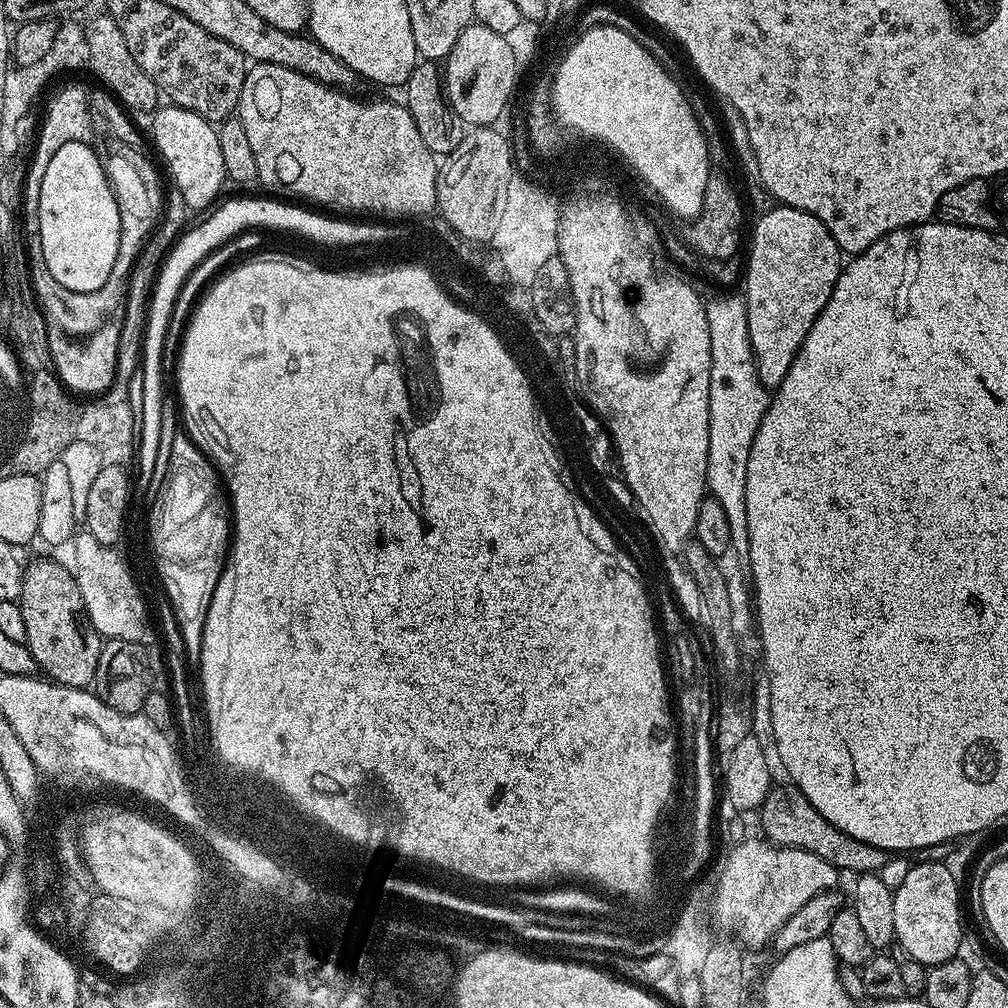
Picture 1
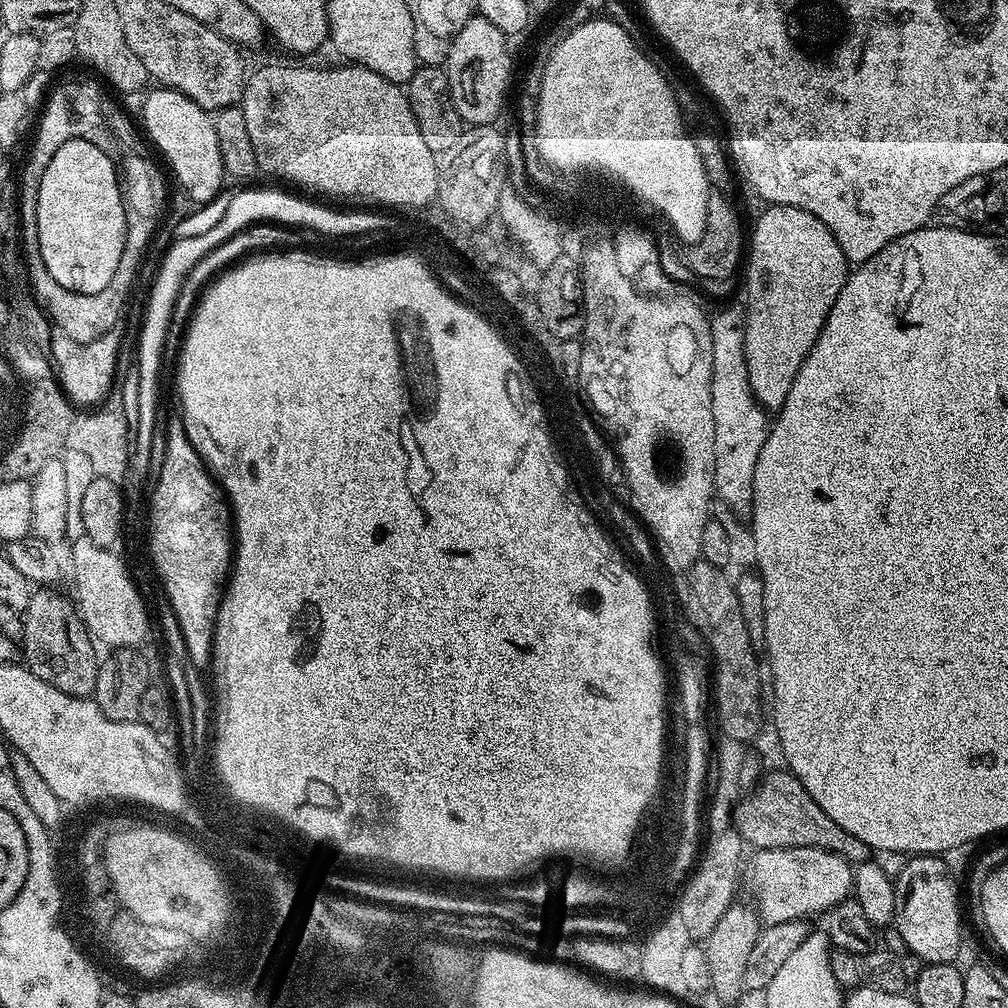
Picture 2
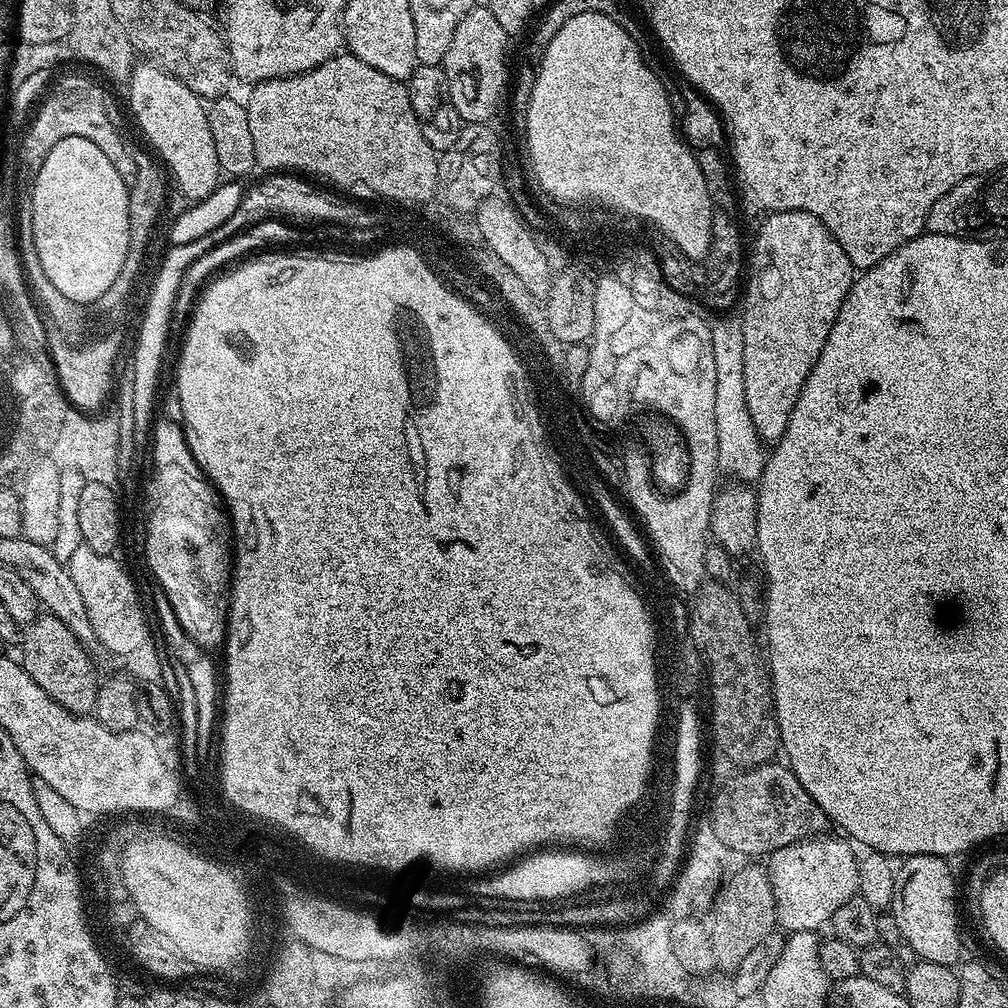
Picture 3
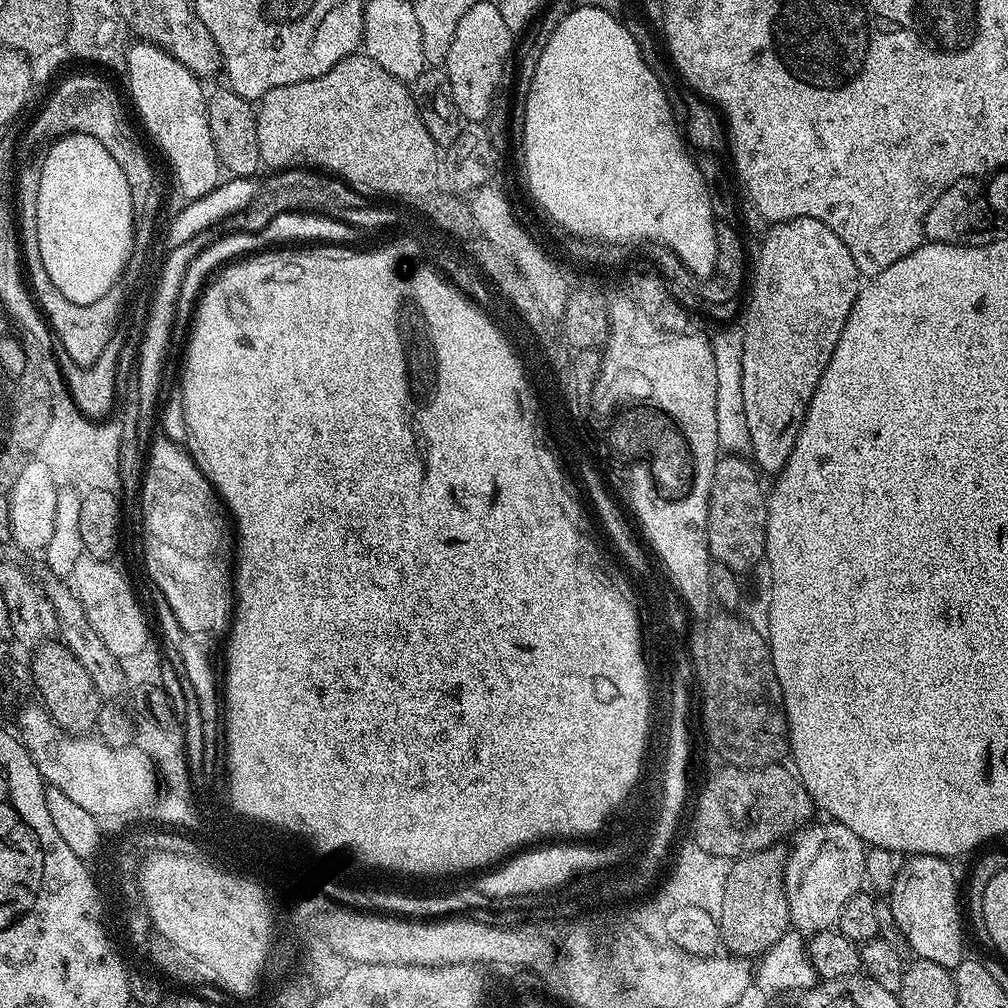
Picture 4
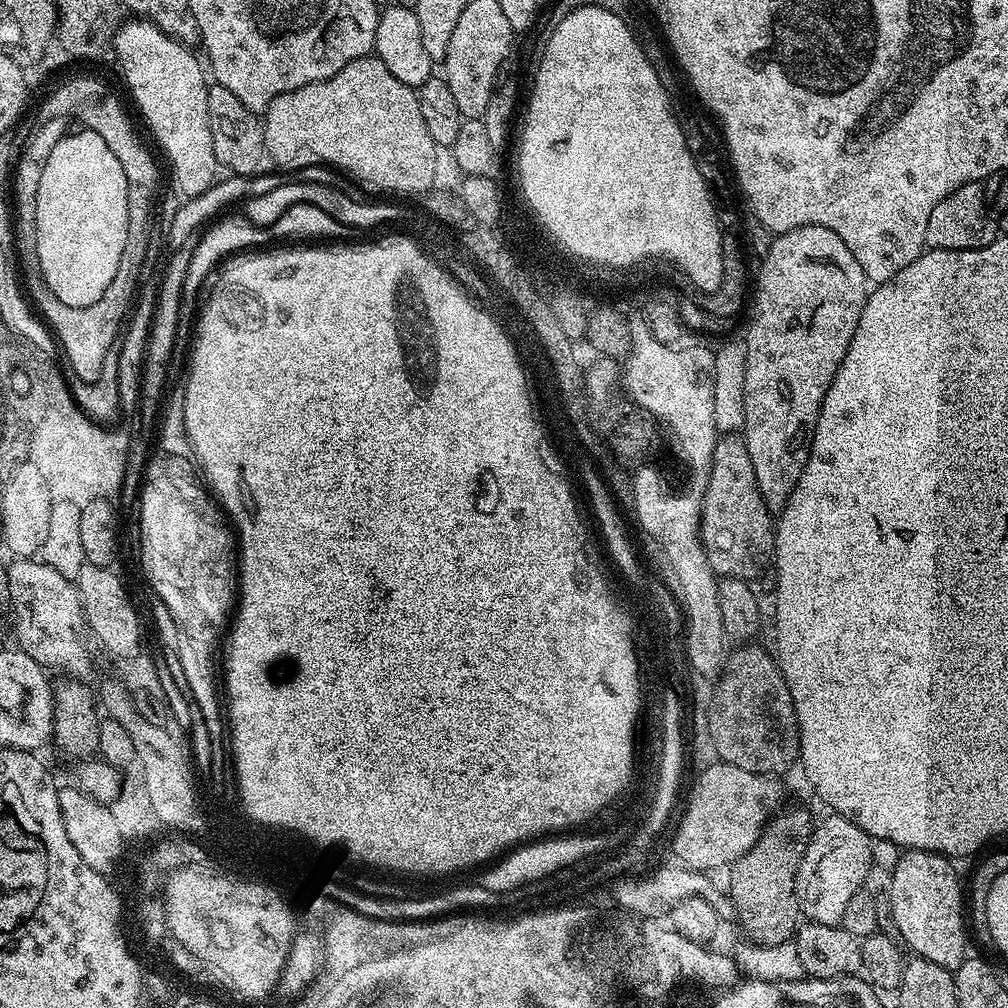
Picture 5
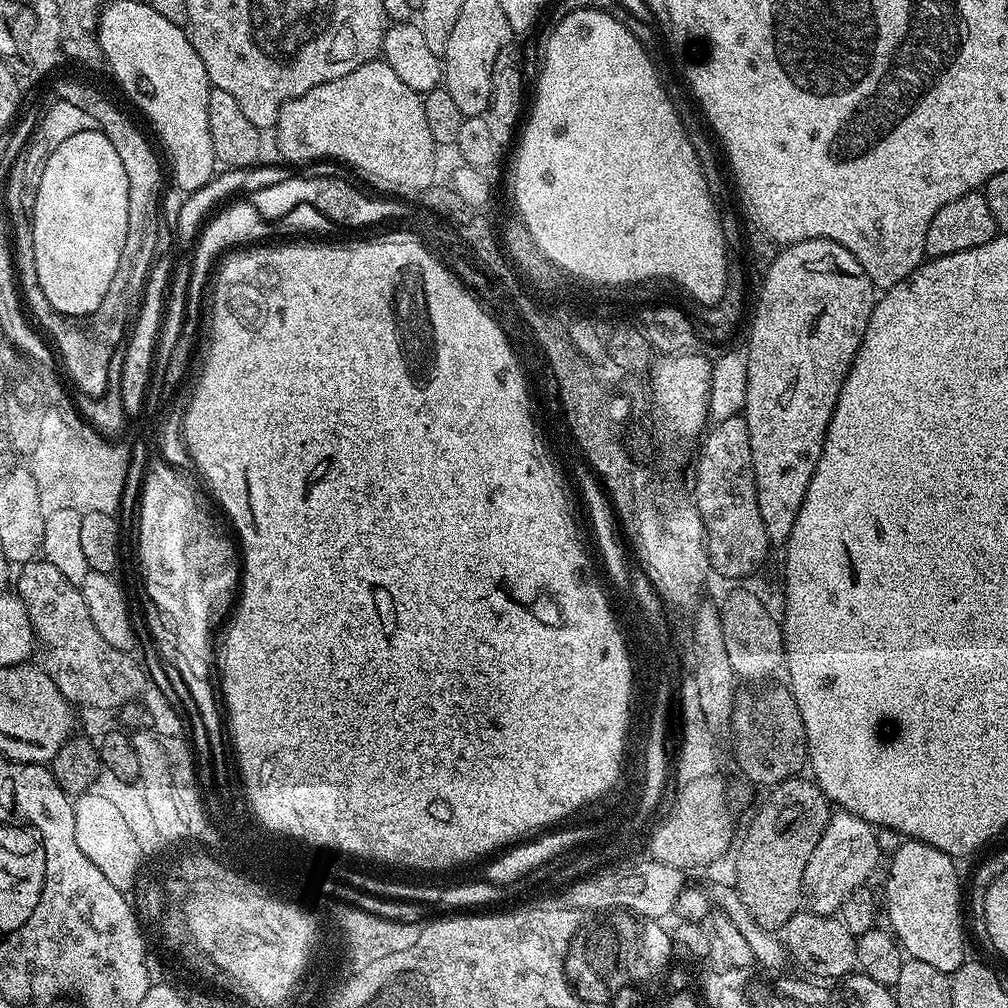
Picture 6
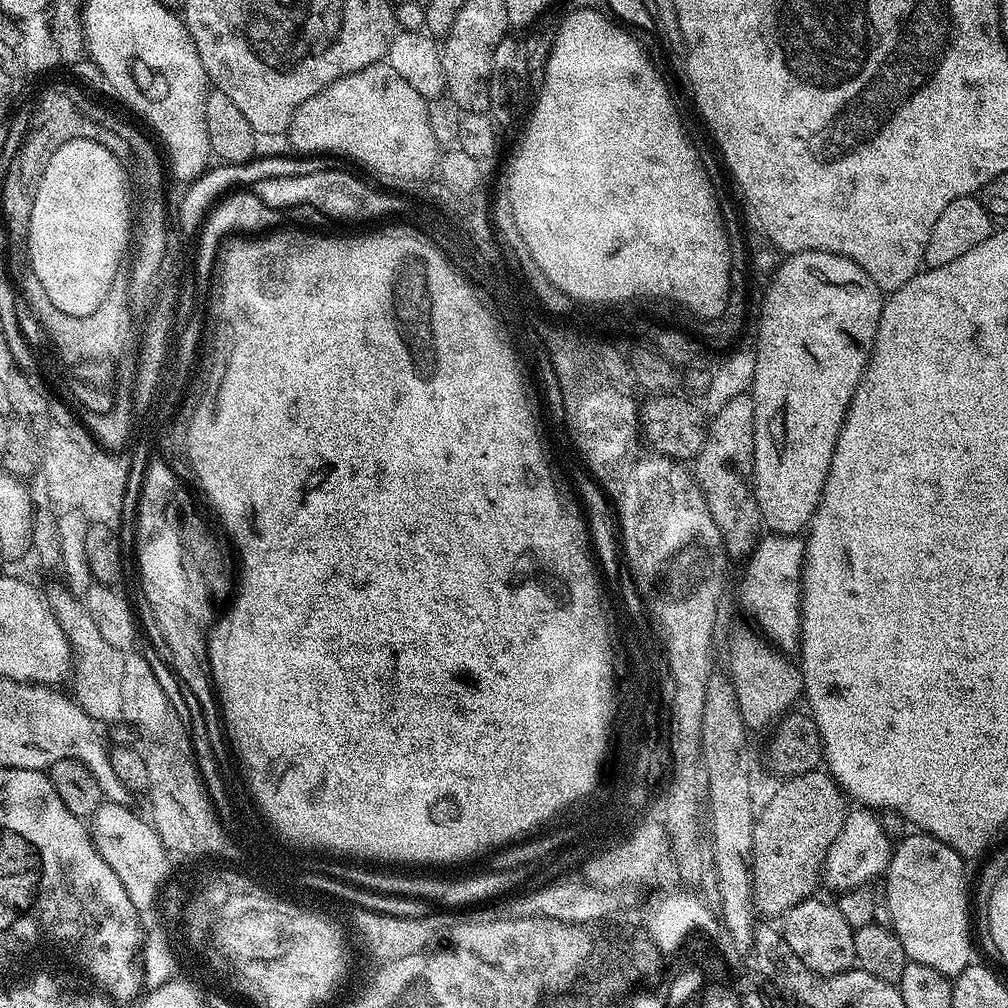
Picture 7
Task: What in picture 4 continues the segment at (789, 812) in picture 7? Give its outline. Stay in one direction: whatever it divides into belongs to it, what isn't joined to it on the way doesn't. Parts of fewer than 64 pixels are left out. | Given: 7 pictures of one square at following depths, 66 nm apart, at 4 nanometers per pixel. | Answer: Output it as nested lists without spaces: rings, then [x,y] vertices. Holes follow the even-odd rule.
[[[773,846],[739,857],[723,873],[727,883],[727,895],[718,904],[719,931],[728,941],[734,942],[745,954],[763,953],[774,940],[786,930],[788,919],[788,899],[784,889],[785,853]]]

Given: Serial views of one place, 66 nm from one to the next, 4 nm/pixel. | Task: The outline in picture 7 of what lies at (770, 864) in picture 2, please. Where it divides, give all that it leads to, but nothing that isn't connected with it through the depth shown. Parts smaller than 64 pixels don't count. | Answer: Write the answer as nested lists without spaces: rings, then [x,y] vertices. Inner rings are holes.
[[[856,806],[845,815],[842,828],[834,838],[822,867],[823,887],[833,888],[836,894],[849,892],[883,877],[888,870],[888,862],[892,858],[893,841],[889,840],[879,826],[880,816],[875,811],[863,806]]]

